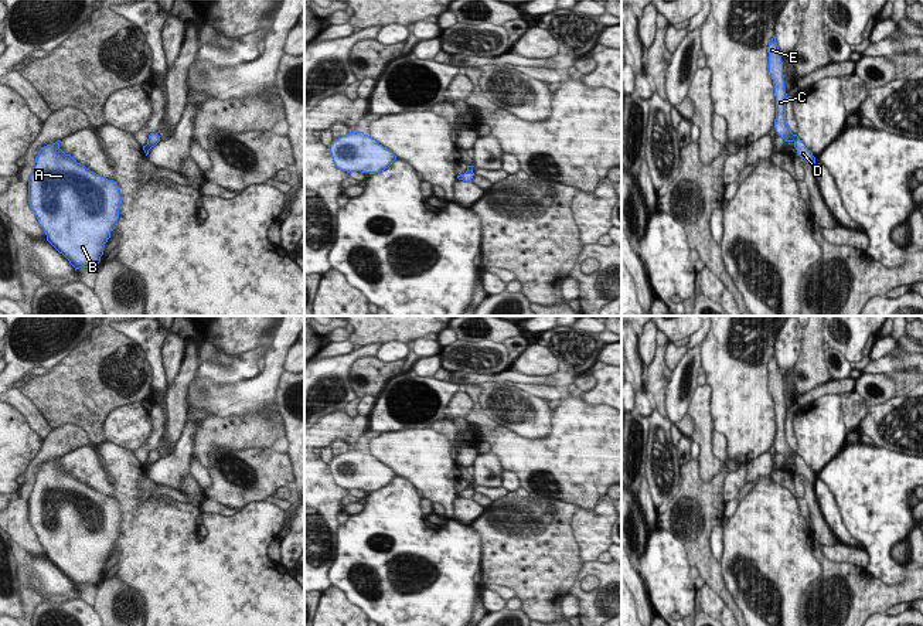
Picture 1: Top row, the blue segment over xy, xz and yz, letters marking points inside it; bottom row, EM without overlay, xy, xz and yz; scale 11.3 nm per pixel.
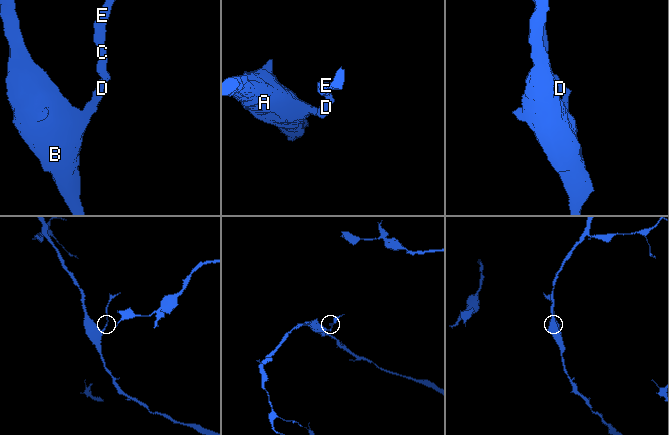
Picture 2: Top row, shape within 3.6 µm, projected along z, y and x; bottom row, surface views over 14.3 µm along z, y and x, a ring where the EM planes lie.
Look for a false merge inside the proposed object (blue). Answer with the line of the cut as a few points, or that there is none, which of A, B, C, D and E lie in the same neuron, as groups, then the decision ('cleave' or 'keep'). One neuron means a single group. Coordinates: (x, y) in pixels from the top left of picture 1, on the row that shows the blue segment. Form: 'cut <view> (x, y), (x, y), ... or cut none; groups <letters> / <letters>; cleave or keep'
cut none; groups A B C D E; keep

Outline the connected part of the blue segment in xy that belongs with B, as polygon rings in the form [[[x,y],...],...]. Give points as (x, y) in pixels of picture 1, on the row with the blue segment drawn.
[[[61,140],[41,147],[31,167],[28,204],[47,241],[76,269],[96,268],[103,246],[119,220],[122,197],[116,181],[108,180],[78,163],[59,149]]]

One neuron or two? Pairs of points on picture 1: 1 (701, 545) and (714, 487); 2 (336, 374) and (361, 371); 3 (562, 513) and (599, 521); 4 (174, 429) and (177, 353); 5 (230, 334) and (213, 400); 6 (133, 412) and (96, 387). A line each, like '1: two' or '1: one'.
1: one
2: two
3: two
4: two
5: two
6: two

